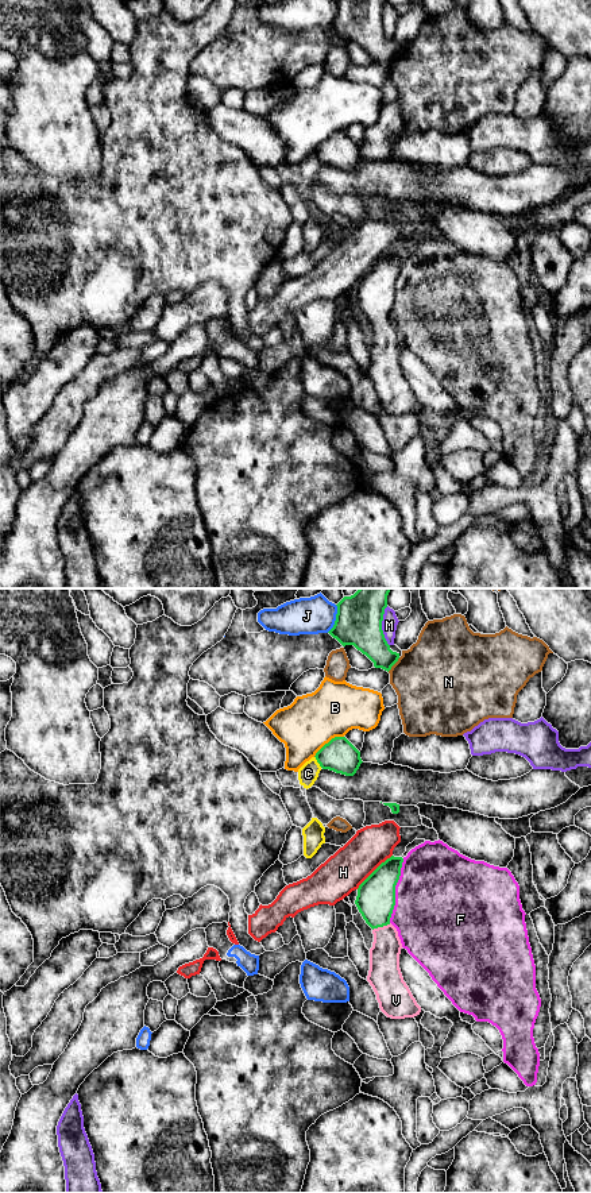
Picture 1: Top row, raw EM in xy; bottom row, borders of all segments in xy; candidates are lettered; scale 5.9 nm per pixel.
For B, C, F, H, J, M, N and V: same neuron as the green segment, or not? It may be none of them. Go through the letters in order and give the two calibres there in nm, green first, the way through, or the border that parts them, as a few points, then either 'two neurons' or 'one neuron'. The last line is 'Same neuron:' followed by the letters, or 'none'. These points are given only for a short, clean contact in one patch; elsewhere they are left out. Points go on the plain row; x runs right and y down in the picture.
B: 200 nm thick on the green side, 320 nm on the other; two neurons
C: 200 nm thick on the green side, 120 nm on the other; border along xy (315, 151), (321, 162); two neurons
F: 240 nm thick on the green side, 480 nm on the other; two neurons
H: 240 nm thick on the green side, 240 nm on the other; two neurons
J: 260 nm thick on the green side, 190 nm on the other; two neurons
M: 260 nm thick on the green side, 100 nm on the other; two neurons
N: 200 nm thick on the green side, 460 nm on the other; two neurons
V: 240 nm thick on the green side, 180 nm on the other; runs through xy (375, 296), (381, 321), (385, 328), (386, 343); one neuron
Same neuron: V

